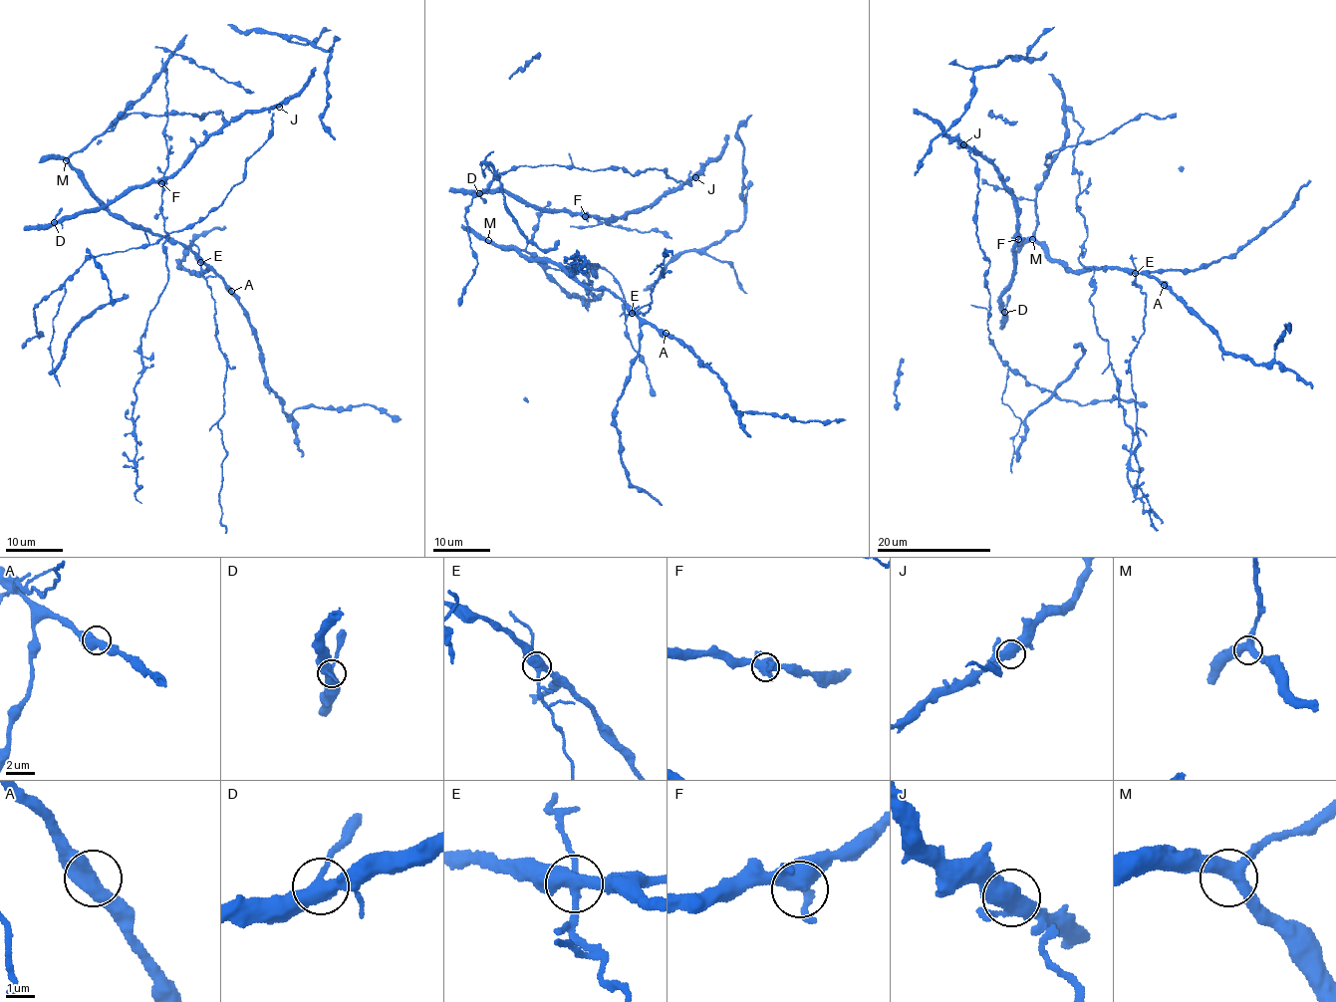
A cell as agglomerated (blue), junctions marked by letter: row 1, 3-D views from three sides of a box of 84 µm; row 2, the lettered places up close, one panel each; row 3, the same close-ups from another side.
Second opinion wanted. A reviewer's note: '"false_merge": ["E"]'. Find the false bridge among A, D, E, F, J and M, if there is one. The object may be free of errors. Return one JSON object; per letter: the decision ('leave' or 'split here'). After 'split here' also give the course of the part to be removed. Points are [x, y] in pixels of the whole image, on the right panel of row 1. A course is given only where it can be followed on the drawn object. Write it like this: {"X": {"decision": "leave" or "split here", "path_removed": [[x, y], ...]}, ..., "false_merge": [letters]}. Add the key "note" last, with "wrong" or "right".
{"A": {"decision": "leave"}, "D": {"decision": "leave"}, "E": {"decision": "split here"}, "F": {"decision": "leave"}, "J": {"decision": "leave"}, "M": {"decision": "leave"}, "false_merge": ["E"], "note": "right"}

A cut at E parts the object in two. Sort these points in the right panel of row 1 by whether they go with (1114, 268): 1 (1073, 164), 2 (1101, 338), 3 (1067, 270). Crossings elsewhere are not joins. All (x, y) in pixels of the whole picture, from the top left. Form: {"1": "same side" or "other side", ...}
{"1": "other side", "2": "other side", "3": "same side"}

